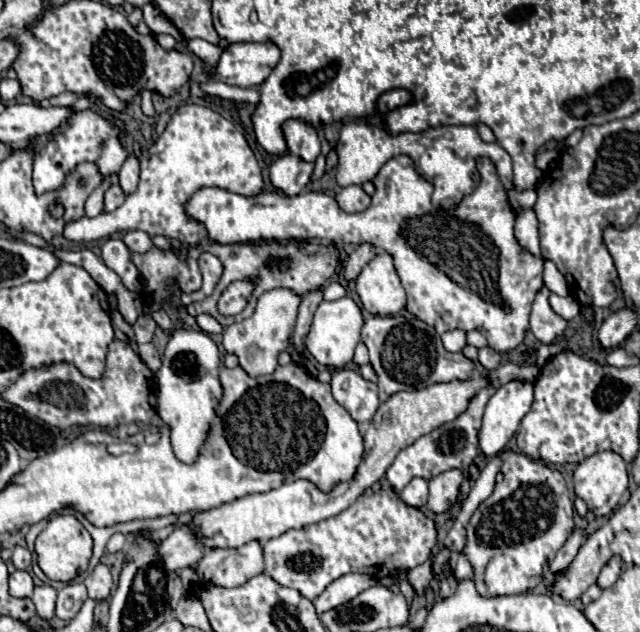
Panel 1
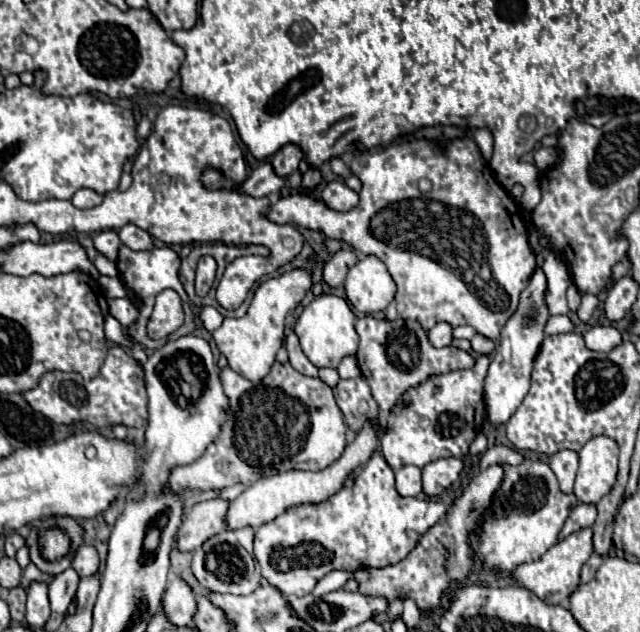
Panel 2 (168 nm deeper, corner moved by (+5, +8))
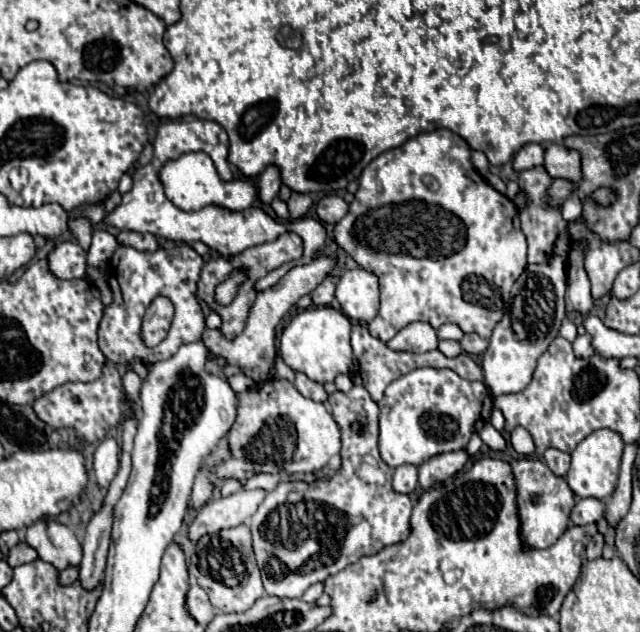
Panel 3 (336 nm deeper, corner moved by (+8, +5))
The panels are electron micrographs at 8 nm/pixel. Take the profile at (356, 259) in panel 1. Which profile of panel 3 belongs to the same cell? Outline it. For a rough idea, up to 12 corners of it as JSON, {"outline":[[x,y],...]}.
{"outline":[[328,275],[310,295],[314,305],[330,305],[336,277]]}

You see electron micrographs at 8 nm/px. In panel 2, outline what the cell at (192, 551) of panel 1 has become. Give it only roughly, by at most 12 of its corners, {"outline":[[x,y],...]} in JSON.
{"outline":[[229,500],[197,502],[177,532],[175,546],[197,550],[225,528]]}

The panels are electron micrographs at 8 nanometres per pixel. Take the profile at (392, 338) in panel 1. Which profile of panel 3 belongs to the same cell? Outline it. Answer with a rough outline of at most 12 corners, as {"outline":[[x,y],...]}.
{"outline":[[352,325],[356,369],[376,403],[392,381],[418,367],[484,379],[466,353],[392,351],[368,327]]}

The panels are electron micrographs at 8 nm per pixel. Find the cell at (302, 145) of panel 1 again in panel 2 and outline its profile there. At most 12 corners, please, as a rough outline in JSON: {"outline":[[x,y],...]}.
{"outline":[[287,144],[269,162],[277,176],[297,170],[303,152]]}

